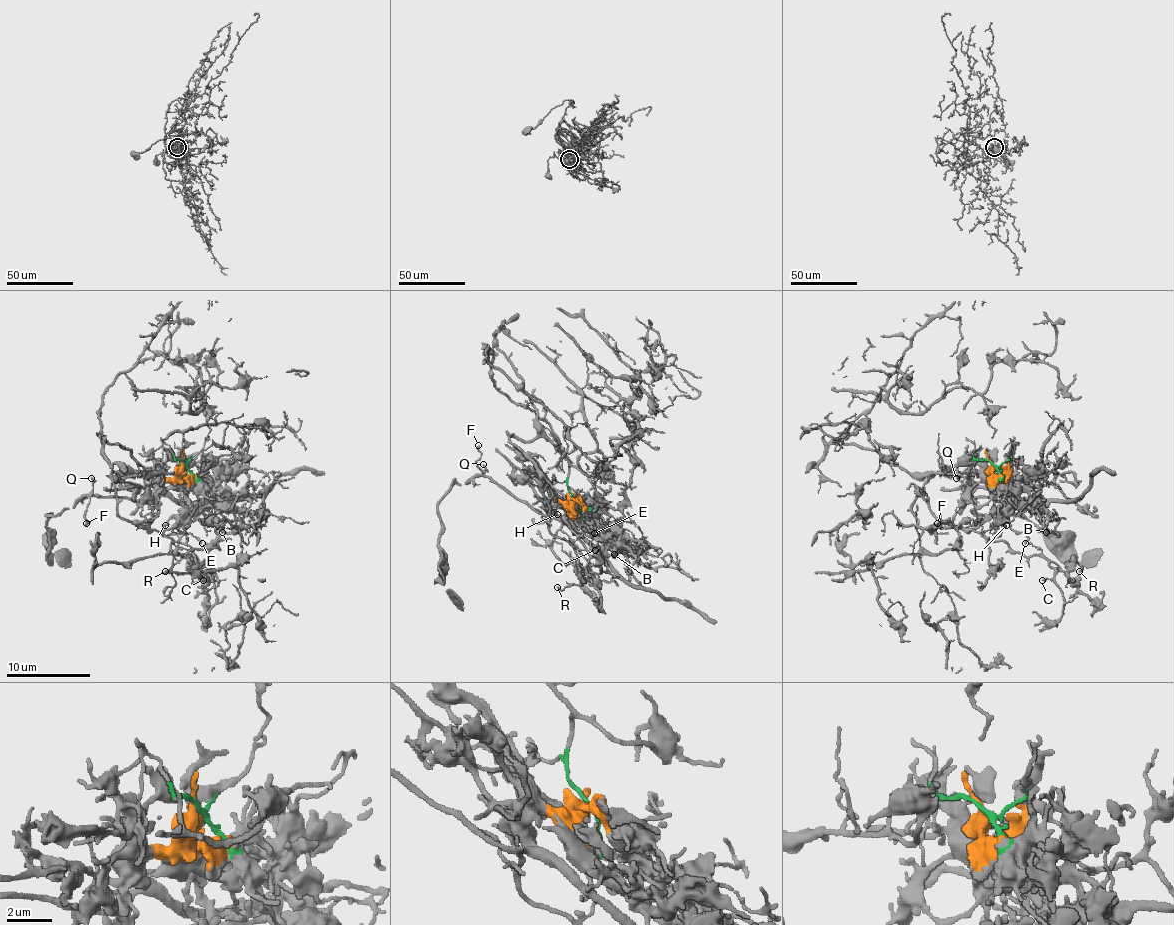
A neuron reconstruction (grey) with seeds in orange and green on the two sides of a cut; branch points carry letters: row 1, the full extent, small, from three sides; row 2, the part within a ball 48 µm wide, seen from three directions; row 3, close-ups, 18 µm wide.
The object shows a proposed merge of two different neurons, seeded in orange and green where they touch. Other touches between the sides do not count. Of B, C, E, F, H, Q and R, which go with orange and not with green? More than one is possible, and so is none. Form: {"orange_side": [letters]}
{"orange_side": ["B", "E", "F", "H", "Q"]}

